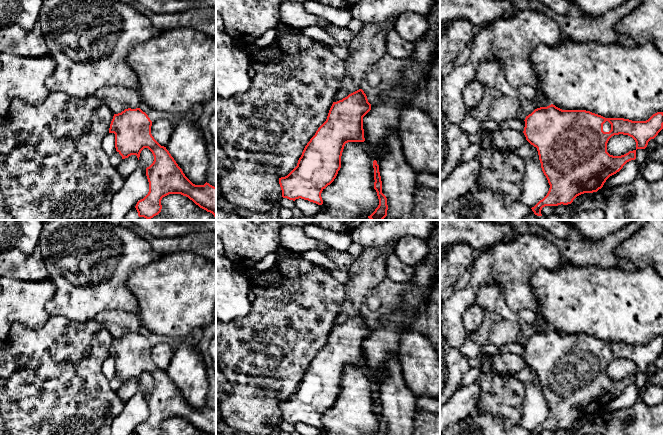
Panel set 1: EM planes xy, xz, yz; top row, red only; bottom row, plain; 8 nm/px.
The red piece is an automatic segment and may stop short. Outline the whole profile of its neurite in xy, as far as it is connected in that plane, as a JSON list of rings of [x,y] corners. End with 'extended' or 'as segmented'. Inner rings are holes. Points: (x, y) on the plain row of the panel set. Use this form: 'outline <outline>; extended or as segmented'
outline [[[140,332],[125,333],[121,337],[114,338],[110,348],[109,357],[115,358],[115,372],[122,383],[136,379],[138,384],[144,372],[148,372],[153,380],[153,387],[146,392],[146,400],[149,406],[149,416],[135,430],[137,435],[161,435],[161,424],[169,418],[181,418],[188,421],[196,429],[206,435],[216,435],[216,411],[205,407],[193,408],[183,397],[166,371],[161,370],[151,358],[152,345]]]; as segmented

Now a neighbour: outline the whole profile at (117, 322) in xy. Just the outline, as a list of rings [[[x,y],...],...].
[[[120,310],[103,311],[95,317],[95,320],[101,323],[114,338],[121,337],[128,332],[139,332],[142,327],[137,313]]]

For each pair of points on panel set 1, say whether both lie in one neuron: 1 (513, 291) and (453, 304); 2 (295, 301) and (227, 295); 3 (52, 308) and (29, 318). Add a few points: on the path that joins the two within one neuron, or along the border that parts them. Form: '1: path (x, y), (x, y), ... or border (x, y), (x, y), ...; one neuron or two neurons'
1: path (498, 276), (496, 274), (485, 275), (468, 292); one neuron
2: border (248, 275), (250, 291); two neurons
3: border (55, 289), (45, 305), (45, 311), (49, 316); two neurons

